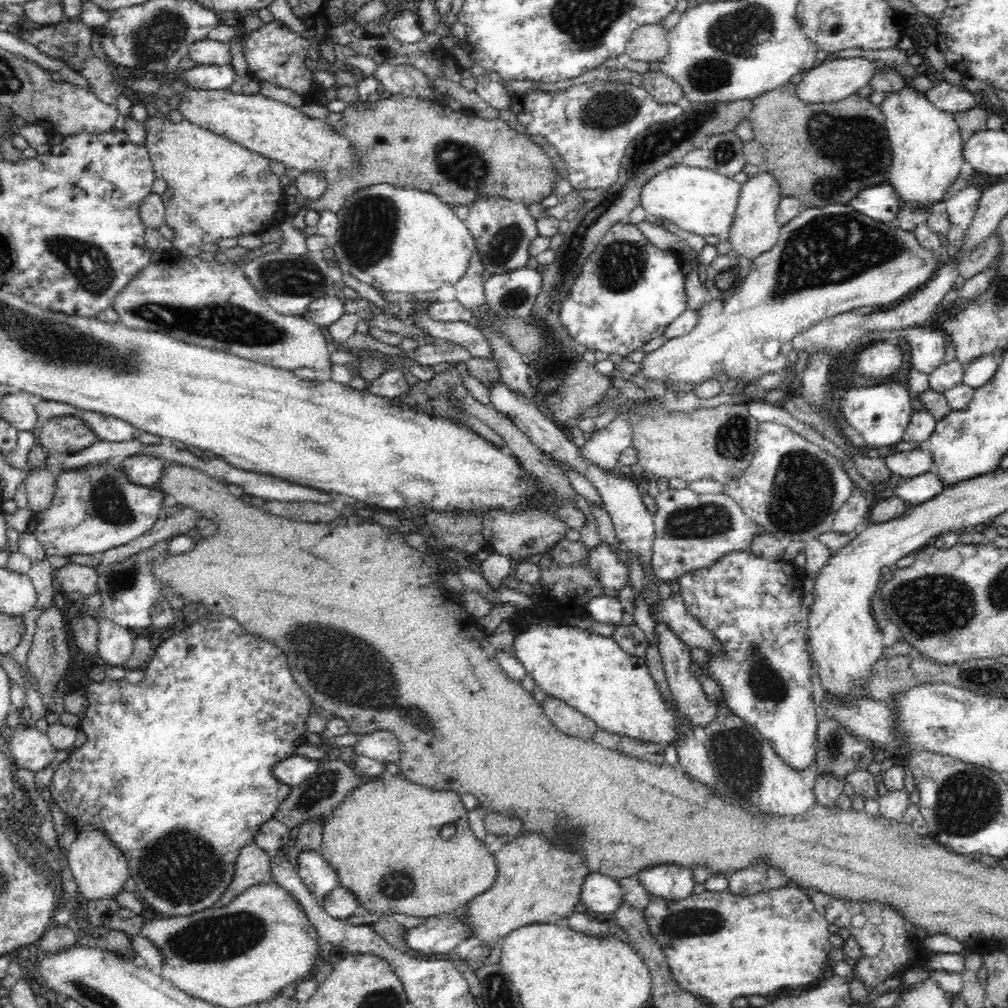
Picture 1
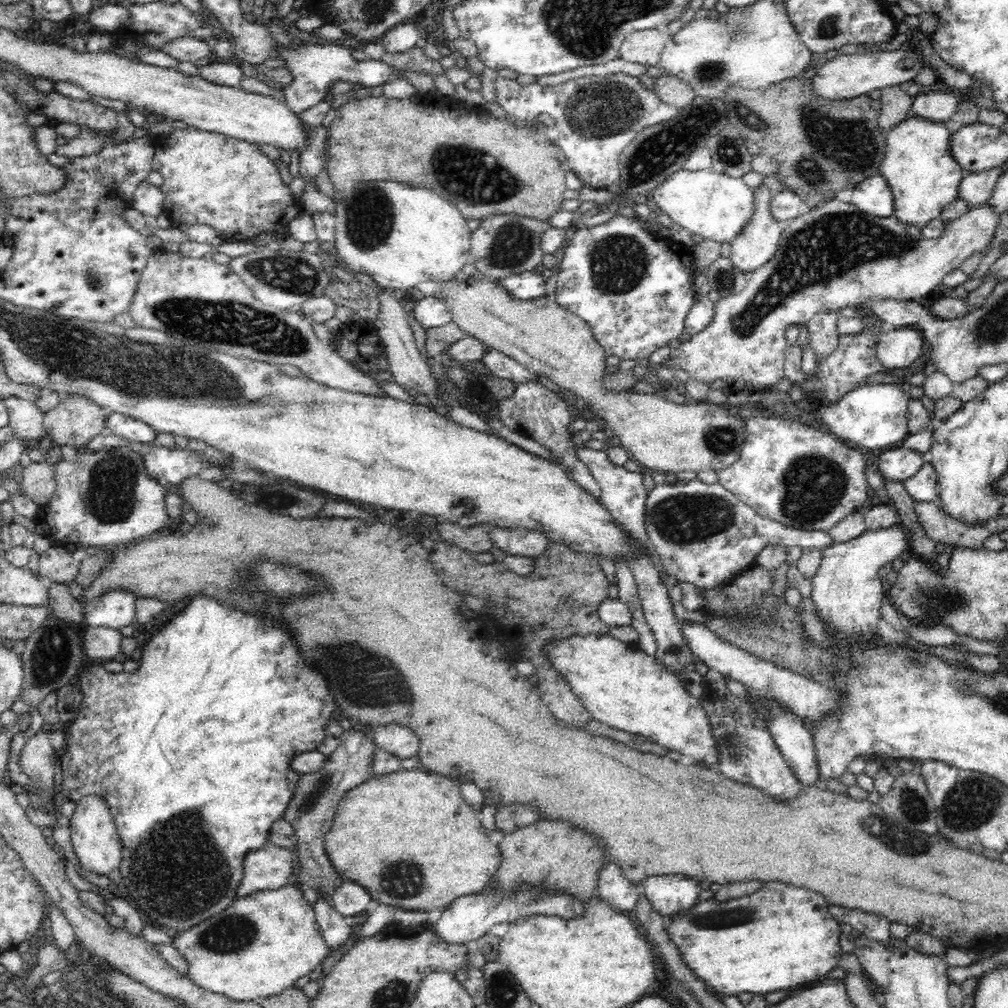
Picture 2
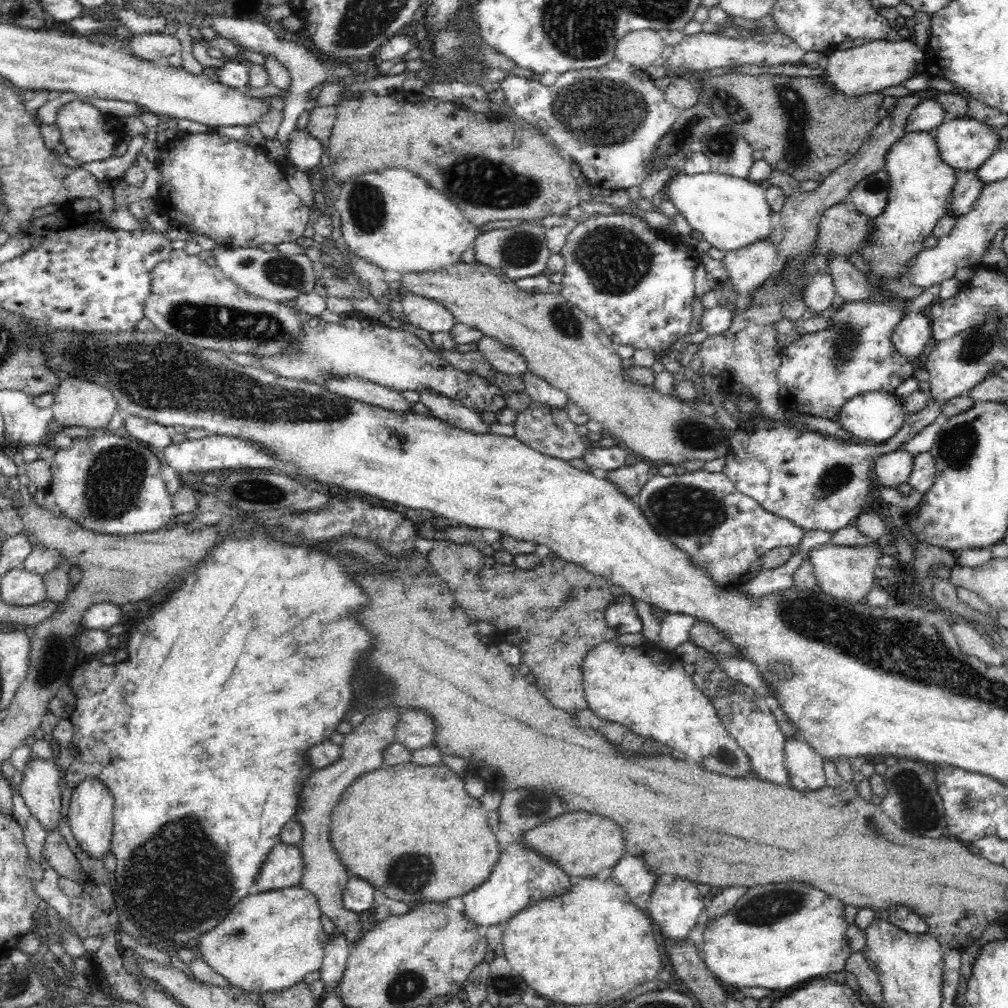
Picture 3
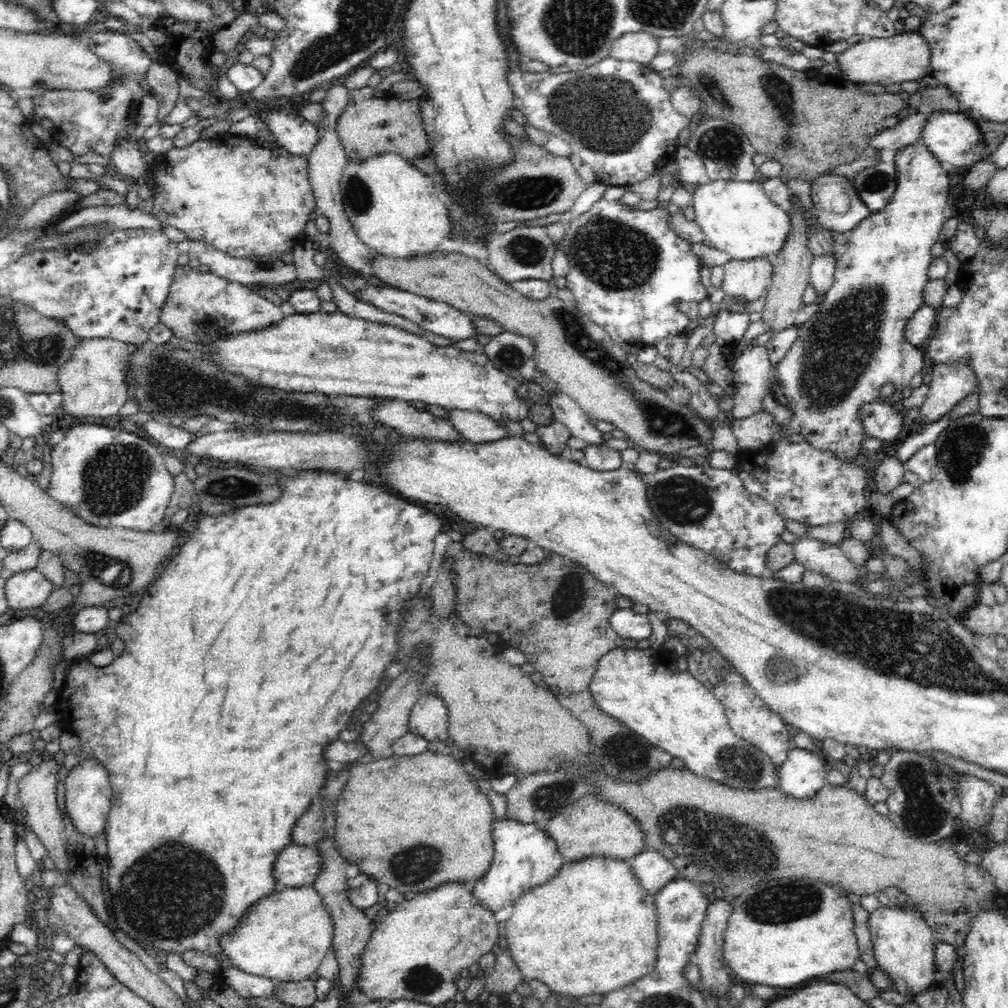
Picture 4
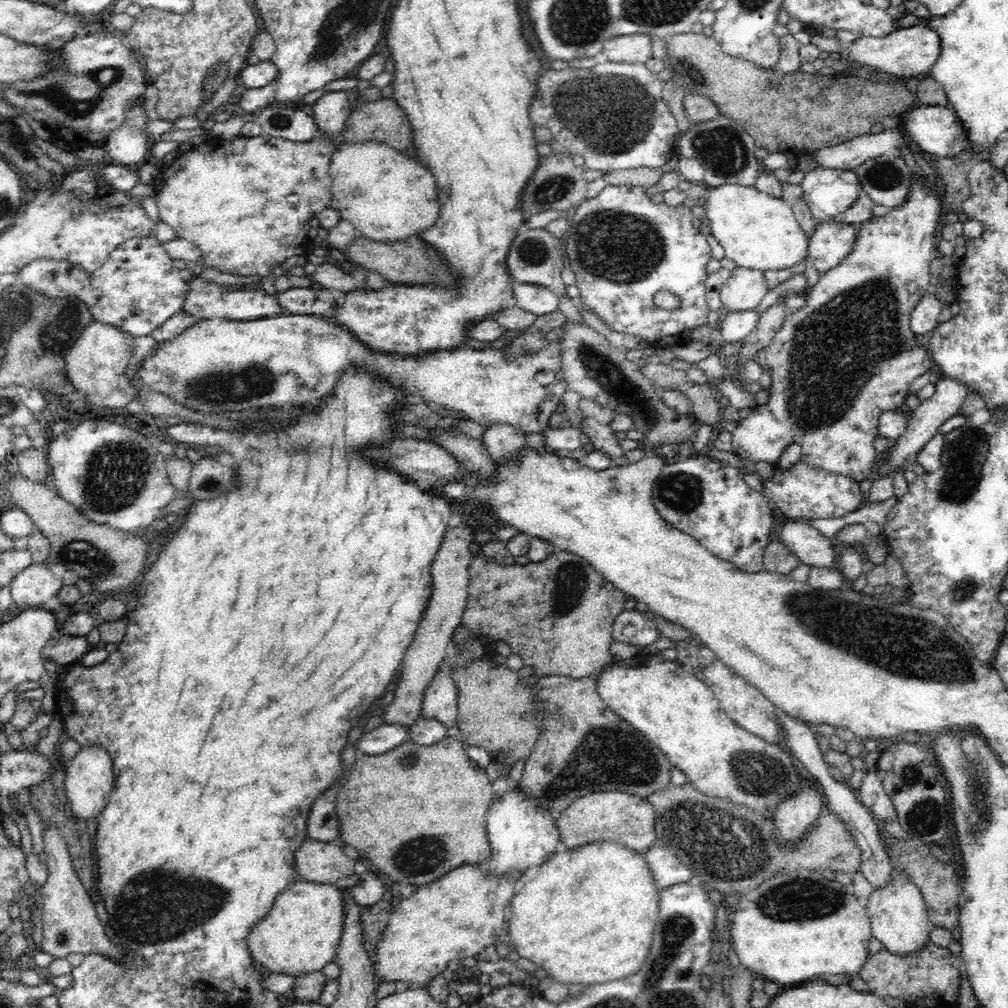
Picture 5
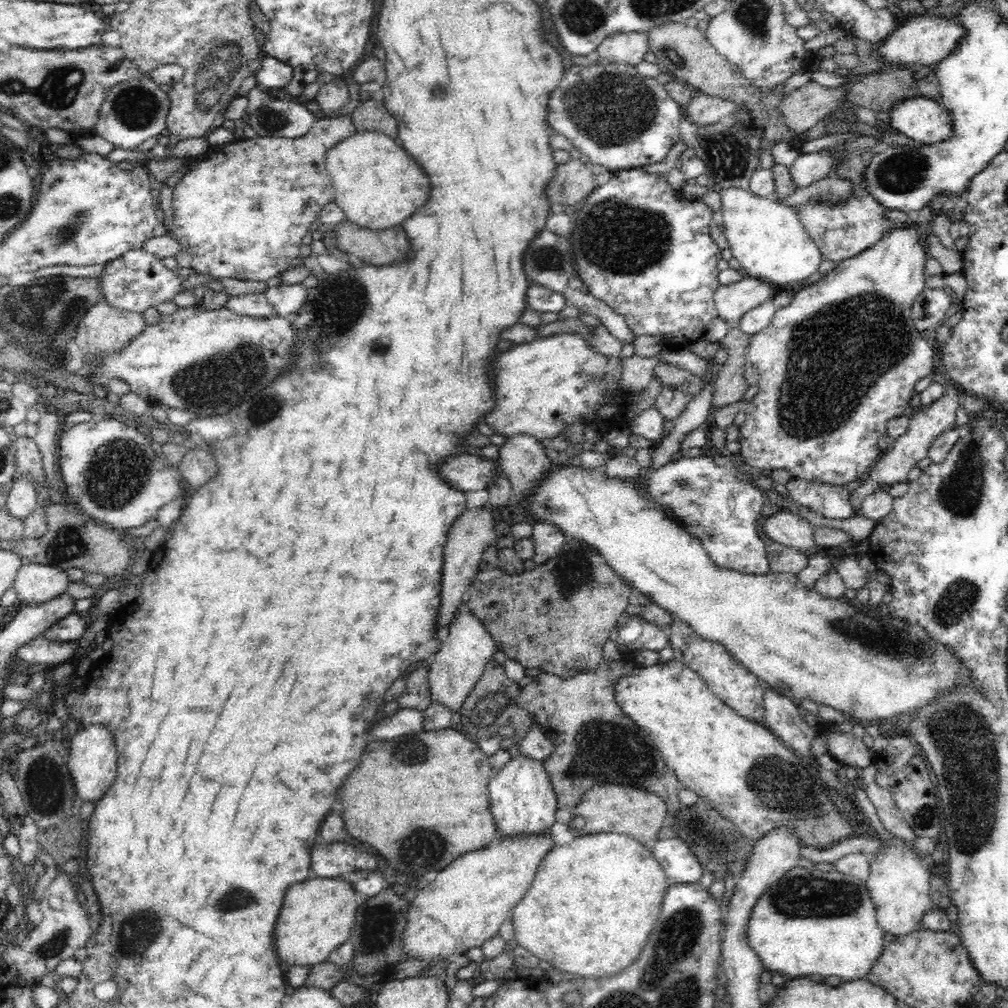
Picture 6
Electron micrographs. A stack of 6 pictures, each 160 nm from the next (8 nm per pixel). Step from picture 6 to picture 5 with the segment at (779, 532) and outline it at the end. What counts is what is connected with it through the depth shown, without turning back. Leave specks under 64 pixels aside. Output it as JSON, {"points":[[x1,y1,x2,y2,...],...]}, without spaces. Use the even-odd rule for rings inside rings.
{"points":[[800,520,788,522,782,526,778,540,782,541,802,564,816,568,837,568,834,542,812,525,800,524]]}

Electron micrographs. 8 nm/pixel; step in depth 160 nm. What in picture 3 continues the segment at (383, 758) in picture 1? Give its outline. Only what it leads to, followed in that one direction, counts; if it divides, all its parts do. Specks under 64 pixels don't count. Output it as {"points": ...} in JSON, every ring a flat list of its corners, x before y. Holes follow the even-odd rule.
{"points":[[411,707,403,711,395,728,395,742,401,742,408,750,431,746,436,734,436,721,426,710]]}

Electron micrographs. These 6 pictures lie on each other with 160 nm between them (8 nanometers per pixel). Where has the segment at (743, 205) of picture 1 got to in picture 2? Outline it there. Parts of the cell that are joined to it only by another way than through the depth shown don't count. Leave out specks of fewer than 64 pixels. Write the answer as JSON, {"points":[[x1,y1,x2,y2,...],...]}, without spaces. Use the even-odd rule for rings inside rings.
{"points":[[762,184,754,193,756,212,752,221,731,242,728,256,734,268,748,276,774,256,783,232,770,213,770,200,774,192]]}

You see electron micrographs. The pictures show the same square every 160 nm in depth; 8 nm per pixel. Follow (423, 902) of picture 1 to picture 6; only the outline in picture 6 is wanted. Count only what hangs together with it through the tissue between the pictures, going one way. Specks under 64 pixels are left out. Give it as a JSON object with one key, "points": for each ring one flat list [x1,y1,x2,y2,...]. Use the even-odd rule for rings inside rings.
{"points":[[422,731,396,736,386,742,372,742,360,758,360,766,350,772,338,790,341,800,341,817,347,833,372,846,376,853,411,881,430,877,446,869,454,858,479,850,495,842,497,828,489,801,489,782,494,770,474,739,466,738,461,731]]}

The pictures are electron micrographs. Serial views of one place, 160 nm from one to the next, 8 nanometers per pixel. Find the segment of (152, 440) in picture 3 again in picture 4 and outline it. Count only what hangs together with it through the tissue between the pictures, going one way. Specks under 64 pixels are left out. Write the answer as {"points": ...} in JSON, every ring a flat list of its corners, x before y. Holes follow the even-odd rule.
{"points":[[152,418,140,423,140,426,144,430,146,438,156,441,158,444,165,446,166,449,183,450,186,446,190,446,194,441,197,441,198,436,201,435,201,433,192,435,182,427,166,425]]}

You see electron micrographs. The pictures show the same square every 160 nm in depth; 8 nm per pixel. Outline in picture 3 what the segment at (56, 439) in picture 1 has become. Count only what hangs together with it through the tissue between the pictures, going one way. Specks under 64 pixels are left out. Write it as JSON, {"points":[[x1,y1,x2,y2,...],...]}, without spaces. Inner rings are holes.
{"points":[[80,375,62,376,61,383,54,393,55,402,52,404,51,410,54,420,62,429,74,425,101,430,118,412,117,398,114,398,114,394,110,392,109,388,103,384,98,384,97,380,81,378]]}

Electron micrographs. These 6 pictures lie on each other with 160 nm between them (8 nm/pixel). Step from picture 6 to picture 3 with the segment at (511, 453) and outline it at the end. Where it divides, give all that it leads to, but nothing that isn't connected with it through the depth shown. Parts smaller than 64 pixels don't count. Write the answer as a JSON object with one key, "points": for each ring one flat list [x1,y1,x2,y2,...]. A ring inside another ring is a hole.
{"points":[[420,393,420,397,420,403,432,413,432,417,472,434,490,434,488,424,482,421,478,412,432,393]]}

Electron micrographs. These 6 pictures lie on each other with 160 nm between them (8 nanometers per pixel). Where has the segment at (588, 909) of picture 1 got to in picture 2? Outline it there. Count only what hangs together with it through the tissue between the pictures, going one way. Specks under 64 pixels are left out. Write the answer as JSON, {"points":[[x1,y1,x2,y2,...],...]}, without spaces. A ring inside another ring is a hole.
{"points":[[610,863,601,870,598,876,598,882,595,890,603,900,609,900,610,904,616,906,618,910,627,910,632,912,633,908,641,901,643,892,642,882,633,882,625,874,625,868,618,866,616,863]]}

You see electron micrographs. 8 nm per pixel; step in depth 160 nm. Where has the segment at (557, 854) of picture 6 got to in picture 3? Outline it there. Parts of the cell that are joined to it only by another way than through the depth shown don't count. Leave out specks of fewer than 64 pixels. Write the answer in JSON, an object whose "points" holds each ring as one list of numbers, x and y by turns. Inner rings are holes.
{"points":[[584,876,564,894,527,905,506,922,502,946,512,972,526,981,531,992,565,1006,604,1006,650,982,658,976,658,970,662,970,652,919,634,906,629,892,617,880,594,880]]}

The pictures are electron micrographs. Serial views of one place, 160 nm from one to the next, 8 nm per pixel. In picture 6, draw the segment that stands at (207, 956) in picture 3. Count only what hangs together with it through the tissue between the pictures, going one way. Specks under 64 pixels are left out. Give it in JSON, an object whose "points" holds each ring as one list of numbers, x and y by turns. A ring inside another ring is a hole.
{"points":[[312,878,295,883,286,892,278,916,276,953,287,965,315,965,326,961,330,952,349,941,357,908,356,891,342,878]]}

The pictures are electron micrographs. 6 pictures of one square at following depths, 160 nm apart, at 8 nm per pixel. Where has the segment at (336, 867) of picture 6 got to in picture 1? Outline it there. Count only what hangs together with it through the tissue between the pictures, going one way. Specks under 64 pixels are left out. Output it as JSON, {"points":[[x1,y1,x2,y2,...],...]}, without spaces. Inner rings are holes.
{"points":[[252,842,238,855,233,881,214,906,226,906,246,890,262,884,272,885,274,882,273,856]]}

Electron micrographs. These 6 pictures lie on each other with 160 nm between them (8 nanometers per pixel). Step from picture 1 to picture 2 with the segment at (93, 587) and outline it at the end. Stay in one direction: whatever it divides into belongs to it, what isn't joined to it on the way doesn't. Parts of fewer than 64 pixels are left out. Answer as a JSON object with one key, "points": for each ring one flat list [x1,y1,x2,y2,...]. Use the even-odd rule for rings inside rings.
{"points":[[54,543,39,556,39,573,49,582,70,584,78,576,80,558]]}

